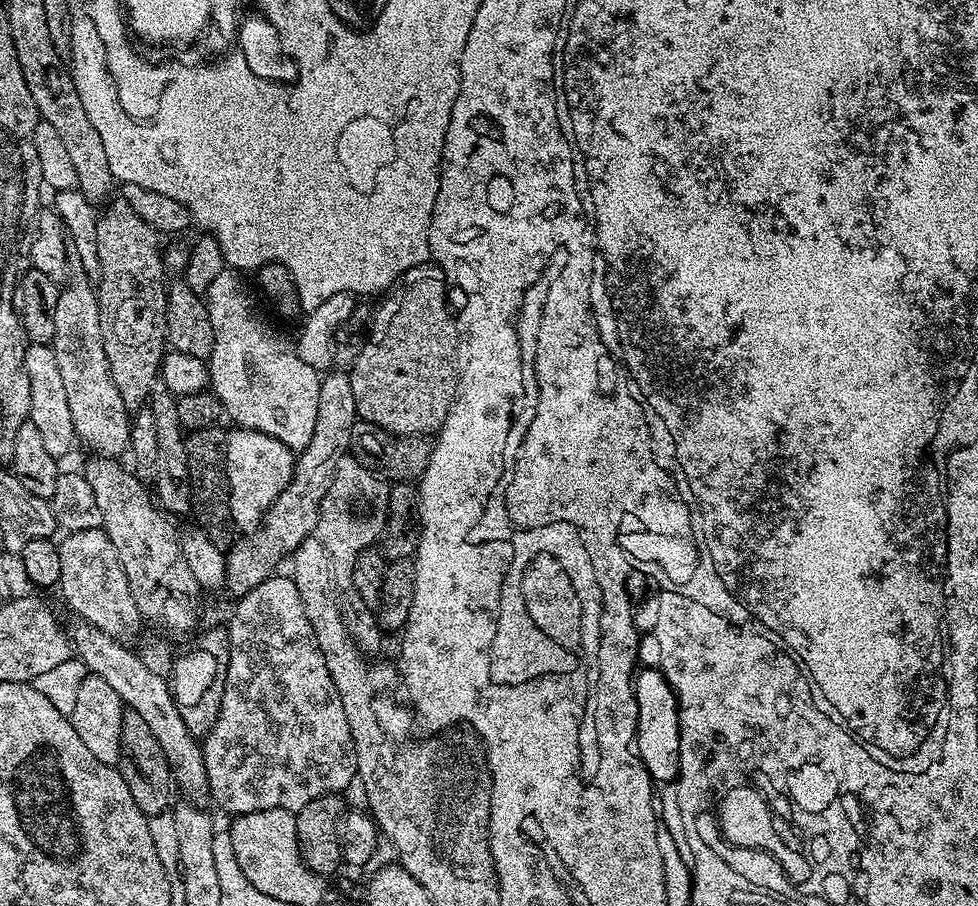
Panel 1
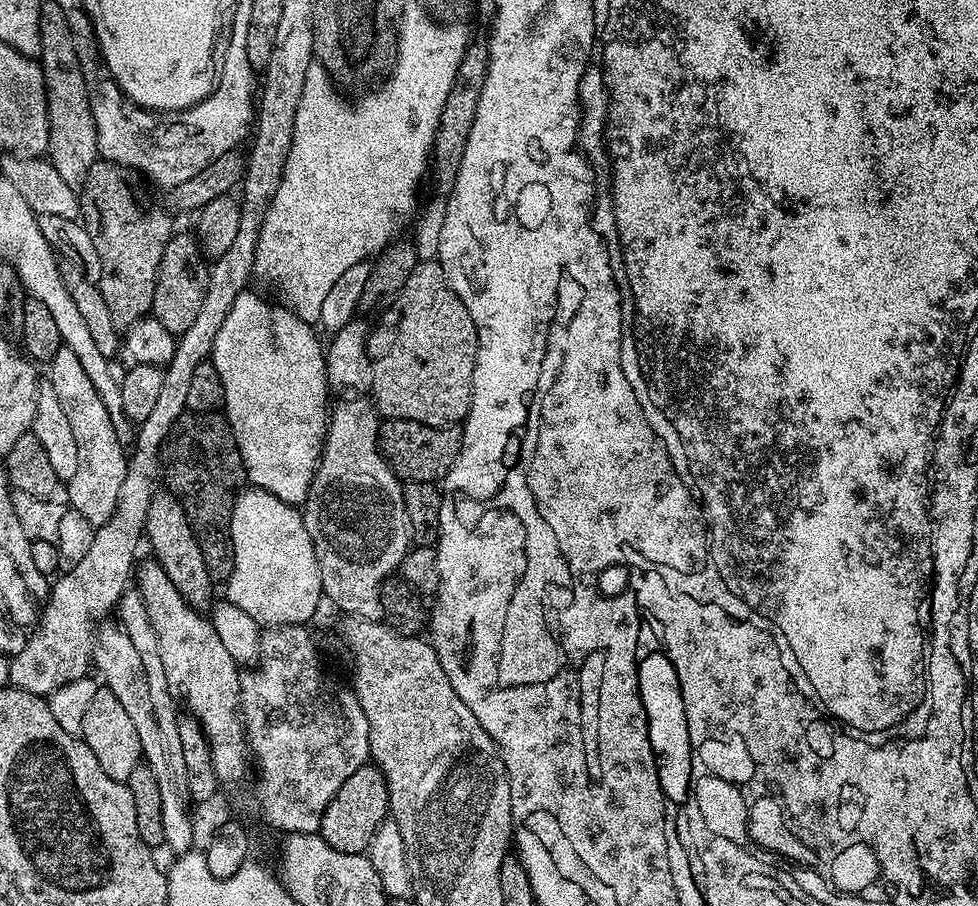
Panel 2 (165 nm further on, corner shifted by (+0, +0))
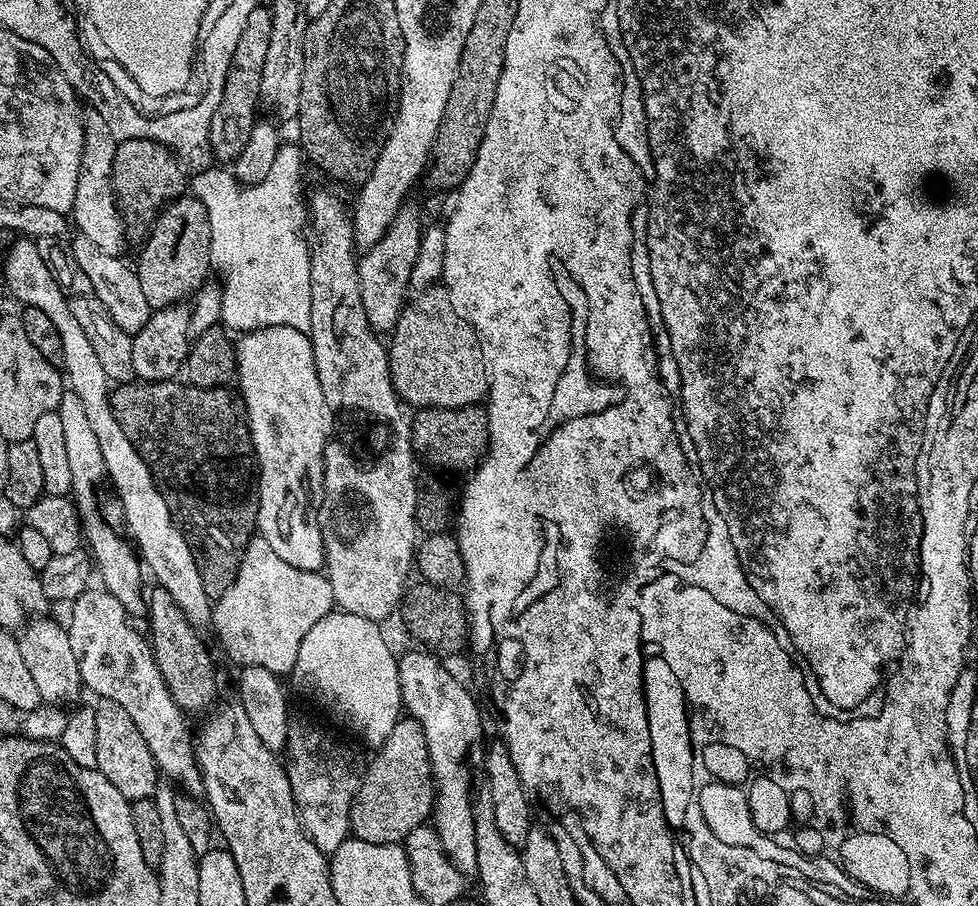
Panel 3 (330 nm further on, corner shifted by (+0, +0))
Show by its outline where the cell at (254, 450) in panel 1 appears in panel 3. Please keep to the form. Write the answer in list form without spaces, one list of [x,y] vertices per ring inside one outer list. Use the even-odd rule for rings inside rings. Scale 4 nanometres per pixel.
[[[256,534],[242,554],[234,586],[230,586],[230,590],[226,590],[226,594],[215,601],[210,624],[211,627],[216,627],[221,646],[228,651],[229,658],[236,666],[253,664],[266,666],[266,670],[277,674],[288,674],[298,658],[298,646],[302,646],[302,638],[306,638],[307,632],[318,622],[322,622],[328,612],[333,611],[335,603],[334,590],[330,590],[330,582],[323,571],[311,572],[290,566],[290,562],[274,554],[270,542]]]

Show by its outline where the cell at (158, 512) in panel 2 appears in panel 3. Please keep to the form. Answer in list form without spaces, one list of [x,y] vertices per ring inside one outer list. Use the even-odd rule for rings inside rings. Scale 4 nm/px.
[[[159,586],[153,589],[146,600],[146,621],[148,620],[147,631],[150,633],[150,645],[158,670],[174,702],[184,713],[204,711],[207,713],[213,707],[212,699],[216,696],[216,676],[212,673],[212,656],[196,633],[199,632],[197,627],[188,621],[178,602],[170,598],[166,589]]]

